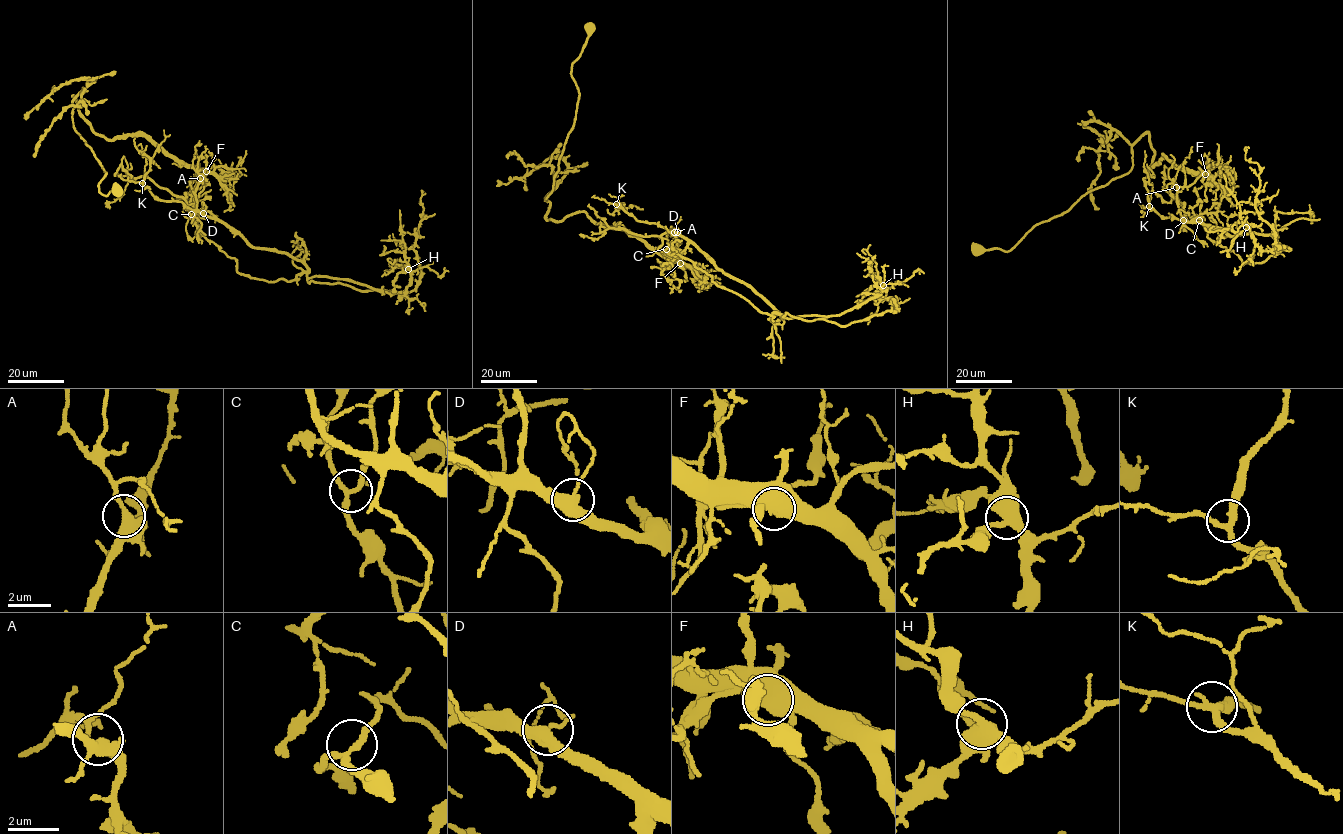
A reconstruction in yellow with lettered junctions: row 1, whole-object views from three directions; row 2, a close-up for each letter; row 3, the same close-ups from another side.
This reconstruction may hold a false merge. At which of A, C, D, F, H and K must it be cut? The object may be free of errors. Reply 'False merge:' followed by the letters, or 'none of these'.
False merge: F

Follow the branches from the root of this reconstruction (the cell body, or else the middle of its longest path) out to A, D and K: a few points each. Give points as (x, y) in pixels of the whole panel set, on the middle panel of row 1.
A: (591, 28), (571, 66), (578, 102), (545, 218), (557, 221), (583, 211), (676, 260), (674, 232)
D: (591, 28), (571, 66), (578, 102), (545, 218), (583, 211), (671, 260), (678, 247), (669, 229), (677, 232)
K: (591, 28), (571, 66), (578, 102), (545, 218), (557, 221), (583, 211), (677, 259), (675, 233), (616, 204)

